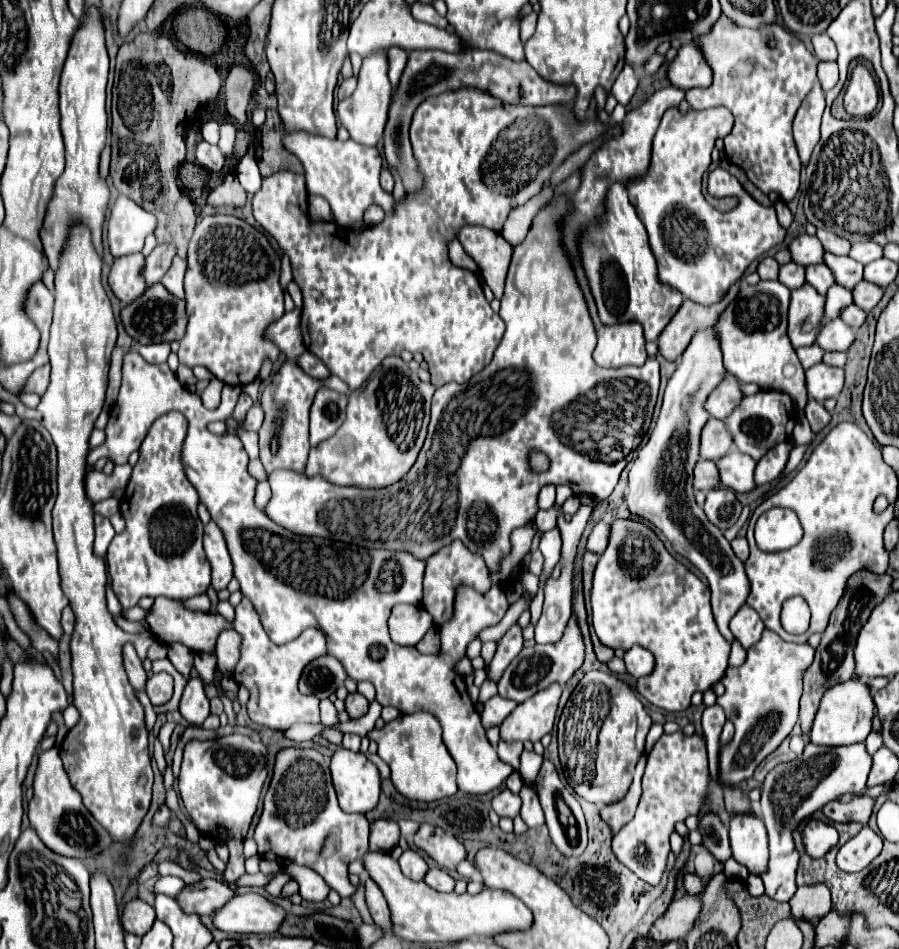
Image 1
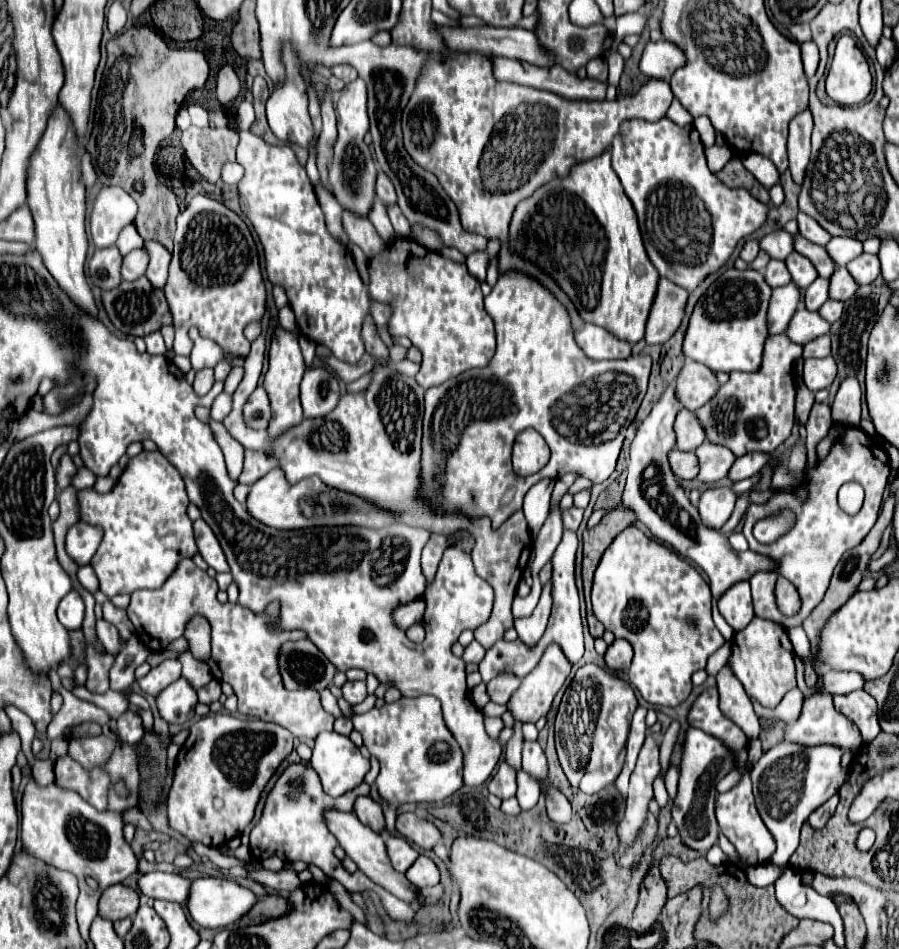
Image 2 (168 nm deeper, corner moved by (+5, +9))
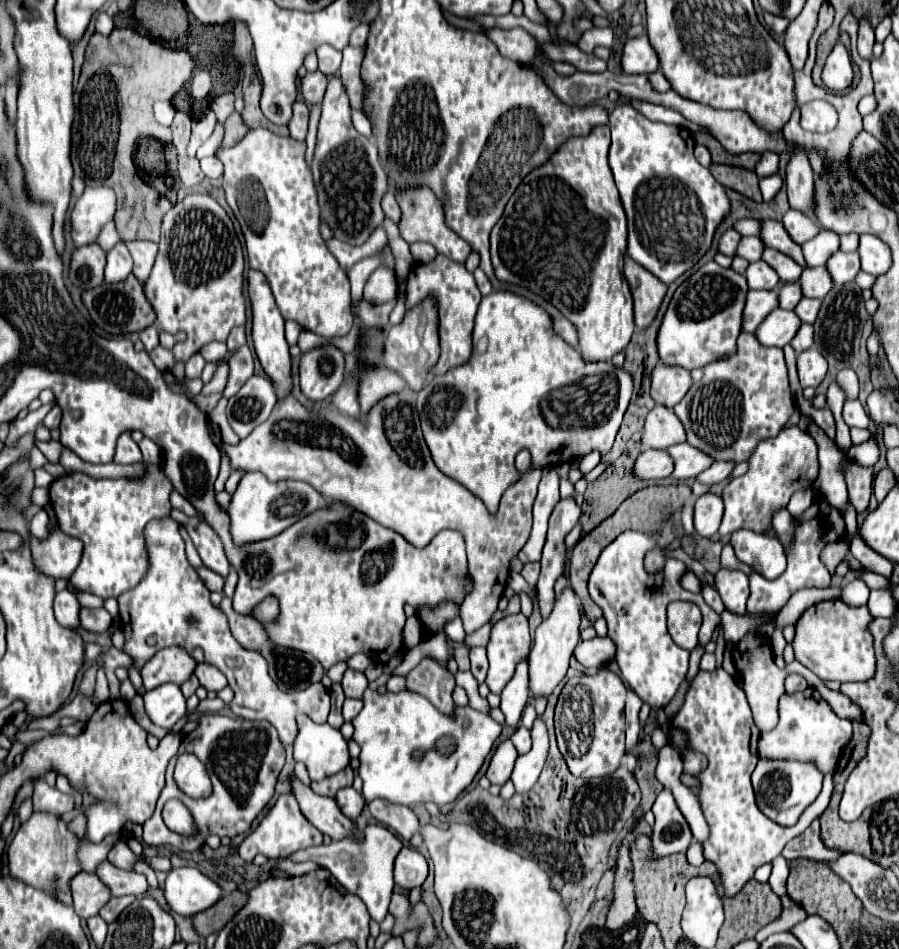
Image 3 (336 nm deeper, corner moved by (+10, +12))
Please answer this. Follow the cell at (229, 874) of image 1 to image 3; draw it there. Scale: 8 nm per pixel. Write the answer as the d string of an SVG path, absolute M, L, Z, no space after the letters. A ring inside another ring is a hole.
M370 824L364 828L364 842L358 840L338 840L330 842L328 846L316 846L316 848L306 848L290 854L292 862L304 862L304 860L316 860L322 868L328 868L330 874L352 894L356 894L368 908L370 916L376 922L382 922L384 916L388 914L388 906L392 900L392 888L394 888L394 860L398 852L402 850L402 840L392 834L388 828L382 824Z

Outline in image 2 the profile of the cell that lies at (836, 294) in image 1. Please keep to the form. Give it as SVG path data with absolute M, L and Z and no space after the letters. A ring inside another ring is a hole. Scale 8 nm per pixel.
M817 277L817 279L807 287L807 291L805 291L805 295L803 295L803 301L805 301L805 309L807 309L807 311L817 311L817 309L829 299L827 287L829 287L829 281L827 281L827 279L821 279L821 277Z

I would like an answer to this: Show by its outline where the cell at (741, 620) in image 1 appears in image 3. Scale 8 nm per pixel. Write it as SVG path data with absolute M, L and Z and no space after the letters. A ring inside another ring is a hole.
M722 568L716 576L716 590L726 606L728 612L746 614L746 600L748 600L748 576L740 570Z

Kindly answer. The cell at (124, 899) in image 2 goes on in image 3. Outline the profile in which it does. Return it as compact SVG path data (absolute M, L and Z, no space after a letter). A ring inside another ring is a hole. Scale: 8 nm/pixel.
M80 872L72 880L72 898L74 898L76 914L82 920L86 920L96 916L100 908L108 904L112 894L110 894L110 888L106 888L106 884L96 874Z

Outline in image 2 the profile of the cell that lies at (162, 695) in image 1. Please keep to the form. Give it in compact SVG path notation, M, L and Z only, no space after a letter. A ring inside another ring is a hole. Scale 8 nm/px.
M167 659L161 665L153 667L143 679L139 679L139 687L147 695L159 695L167 685L181 677L181 663L179 659Z

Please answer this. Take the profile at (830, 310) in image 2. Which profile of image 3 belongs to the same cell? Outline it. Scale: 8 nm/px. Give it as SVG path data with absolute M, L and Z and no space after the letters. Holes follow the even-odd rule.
M802 298L798 308L794 310L798 314L798 318L806 324L814 324L818 318L818 312L822 308L822 300L814 300L814 298Z

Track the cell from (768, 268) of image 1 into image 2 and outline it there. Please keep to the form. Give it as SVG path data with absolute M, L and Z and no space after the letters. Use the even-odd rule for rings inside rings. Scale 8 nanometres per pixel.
M749 239L749 241L745 241L745 245L741 247L739 257L741 257L745 263L751 263L751 261L757 257L757 253L759 253L759 245L757 245L757 241Z

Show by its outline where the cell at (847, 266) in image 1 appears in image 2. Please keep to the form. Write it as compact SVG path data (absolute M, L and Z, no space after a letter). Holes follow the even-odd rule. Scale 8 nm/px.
M795 235L795 251L801 253L803 257L807 257L807 259L813 263L813 267L815 267L817 273L819 273L819 277L825 277L825 279L831 277L835 265L833 265L831 257L827 255L827 251L825 251L821 245L815 245L815 243L807 241L807 239L801 237L801 235Z

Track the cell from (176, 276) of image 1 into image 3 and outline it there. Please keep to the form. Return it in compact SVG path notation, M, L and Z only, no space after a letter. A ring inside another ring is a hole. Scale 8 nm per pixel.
M136 240L136 242L126 242L132 258L134 258L134 276L140 280L140 282L146 282L150 272L152 272L152 266L154 266L154 260L156 260L156 254L158 254L158 244L154 242L144 242L144 240Z

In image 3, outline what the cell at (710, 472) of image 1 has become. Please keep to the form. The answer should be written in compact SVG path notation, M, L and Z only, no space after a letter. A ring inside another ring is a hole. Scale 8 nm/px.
M644 450L634 466L640 480L660 480L674 472L674 460L666 450Z

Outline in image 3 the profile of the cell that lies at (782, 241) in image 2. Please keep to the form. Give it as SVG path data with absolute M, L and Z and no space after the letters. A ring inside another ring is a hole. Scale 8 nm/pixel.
M746 236L740 240L738 244L738 256L750 260L750 262L756 262L756 260L762 260L762 252L764 252L764 242L760 236Z

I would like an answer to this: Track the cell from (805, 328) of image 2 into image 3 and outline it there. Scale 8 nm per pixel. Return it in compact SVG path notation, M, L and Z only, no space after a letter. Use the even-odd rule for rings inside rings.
M776 308L774 312L770 312L770 316L766 316L766 320L762 322L762 328L758 328L756 334L758 334L760 344L782 348L792 342L800 324L802 320L798 320L794 312Z

